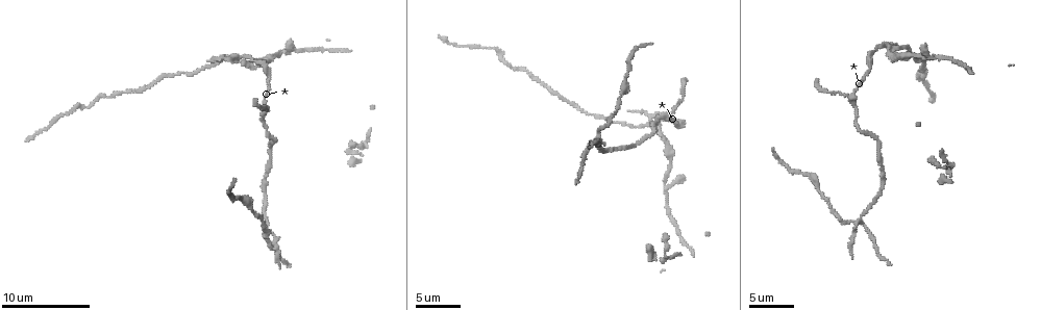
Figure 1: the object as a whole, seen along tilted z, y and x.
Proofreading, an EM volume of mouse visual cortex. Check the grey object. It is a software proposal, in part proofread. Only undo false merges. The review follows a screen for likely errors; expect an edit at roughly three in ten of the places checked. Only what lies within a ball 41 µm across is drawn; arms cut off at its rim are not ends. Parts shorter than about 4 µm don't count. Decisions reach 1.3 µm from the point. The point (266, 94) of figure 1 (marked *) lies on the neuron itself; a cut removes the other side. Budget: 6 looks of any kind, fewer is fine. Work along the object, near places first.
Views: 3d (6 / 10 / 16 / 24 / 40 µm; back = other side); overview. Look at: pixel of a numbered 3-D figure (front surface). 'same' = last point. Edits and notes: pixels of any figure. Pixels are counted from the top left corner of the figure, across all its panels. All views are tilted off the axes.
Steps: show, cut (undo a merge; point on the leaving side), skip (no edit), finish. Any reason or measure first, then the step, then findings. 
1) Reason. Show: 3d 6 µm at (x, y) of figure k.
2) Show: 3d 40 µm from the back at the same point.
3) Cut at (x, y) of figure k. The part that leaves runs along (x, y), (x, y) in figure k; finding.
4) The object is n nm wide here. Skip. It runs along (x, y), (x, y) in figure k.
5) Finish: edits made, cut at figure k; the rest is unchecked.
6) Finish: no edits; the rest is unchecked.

Branch point. Show: 3d 6 µm at (849, 96) of figure 1.

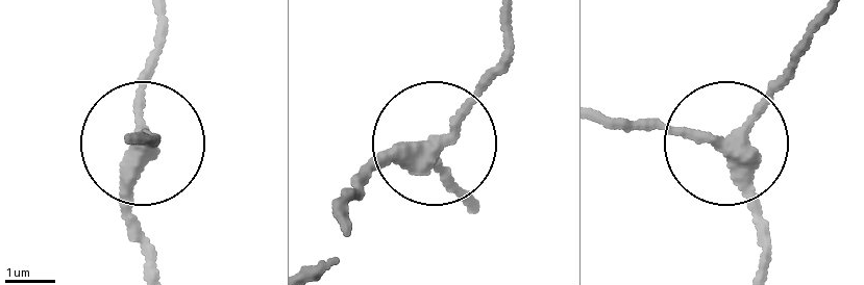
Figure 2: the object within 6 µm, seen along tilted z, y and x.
The object is 280 nm wide here. Skip. It runs along (779, 77), (726, 141), (615, 123) in figure 2; one neuron here.

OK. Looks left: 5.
Thin arm on a thick one. Show: 3d 10 µm at (892, 50) of figure 1.

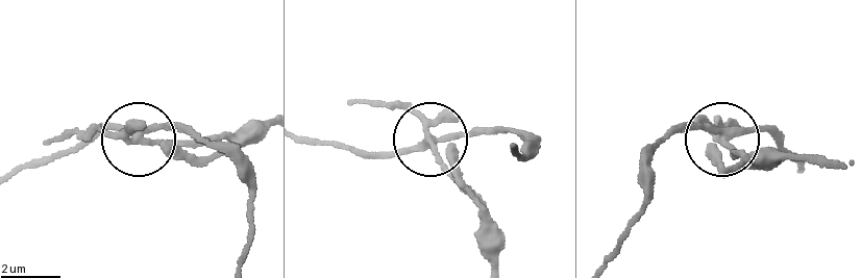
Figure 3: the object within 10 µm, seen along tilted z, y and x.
Show: 3d 6 µm at (725, 134) of figure 3.

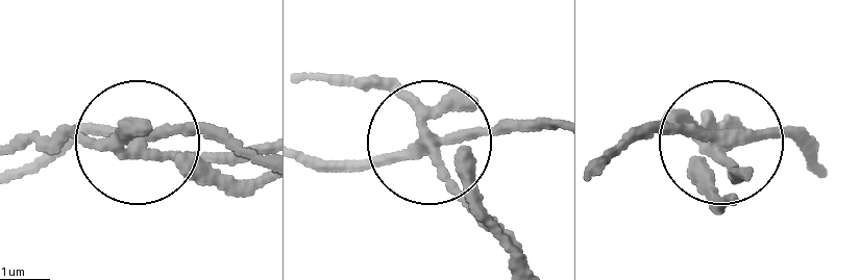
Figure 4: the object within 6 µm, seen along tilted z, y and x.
4 arms meet here. Cut at (215, 154) of figure 4. Two neurons meet here.

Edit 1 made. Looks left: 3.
Four or more arms meet. Show: 3d 16 µm at (861, 221) of figure 1.

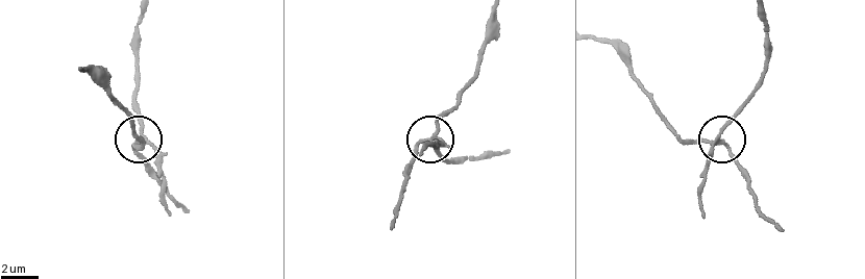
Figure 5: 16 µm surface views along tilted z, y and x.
The side arm is 7 µm long. Cut at (138, 149) of figure 5. The part that leaves runs along (436, 134), (439, 119), (452, 109), (477, 68), (492, 10) in figure 5; two neurons meet here.

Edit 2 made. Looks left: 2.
Finish: edits made, cut at figure 4, cut at figure 5; the rest is unchecked.

